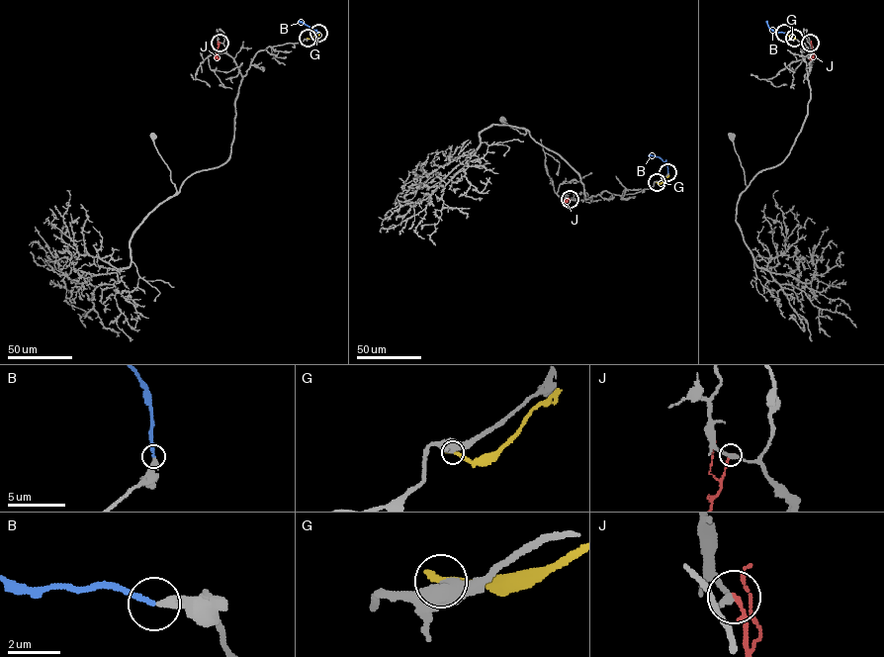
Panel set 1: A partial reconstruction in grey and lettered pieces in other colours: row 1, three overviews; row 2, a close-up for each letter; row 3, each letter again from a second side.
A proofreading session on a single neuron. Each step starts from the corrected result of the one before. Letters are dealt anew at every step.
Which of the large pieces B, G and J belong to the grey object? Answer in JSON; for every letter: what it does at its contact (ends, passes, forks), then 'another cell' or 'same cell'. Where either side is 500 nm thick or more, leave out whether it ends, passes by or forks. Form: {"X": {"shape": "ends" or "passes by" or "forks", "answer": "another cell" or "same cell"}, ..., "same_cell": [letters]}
{"B": {"shape": "ends", "answer": "same cell"}, "G": {"answer": "another cell"}, "J": {"shape": "ends", "answer": "another cell"}, "same_cell": ["B"]}

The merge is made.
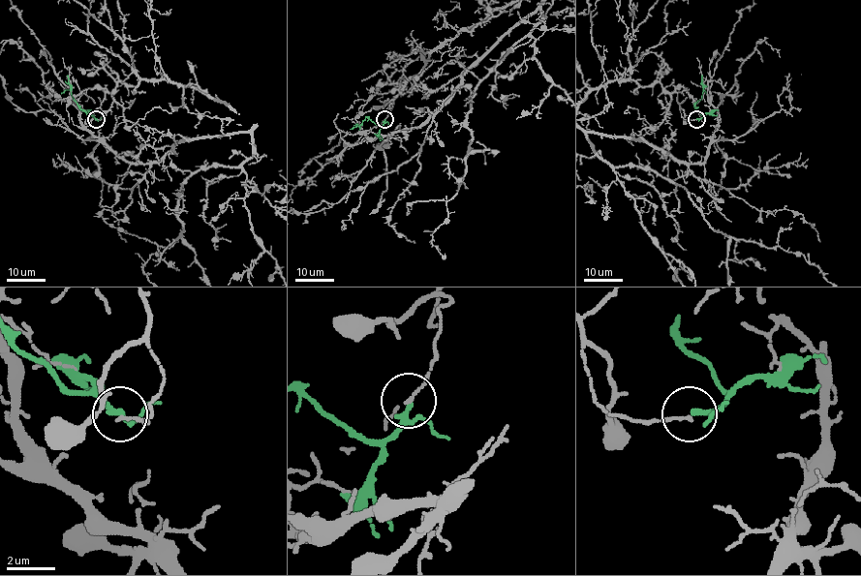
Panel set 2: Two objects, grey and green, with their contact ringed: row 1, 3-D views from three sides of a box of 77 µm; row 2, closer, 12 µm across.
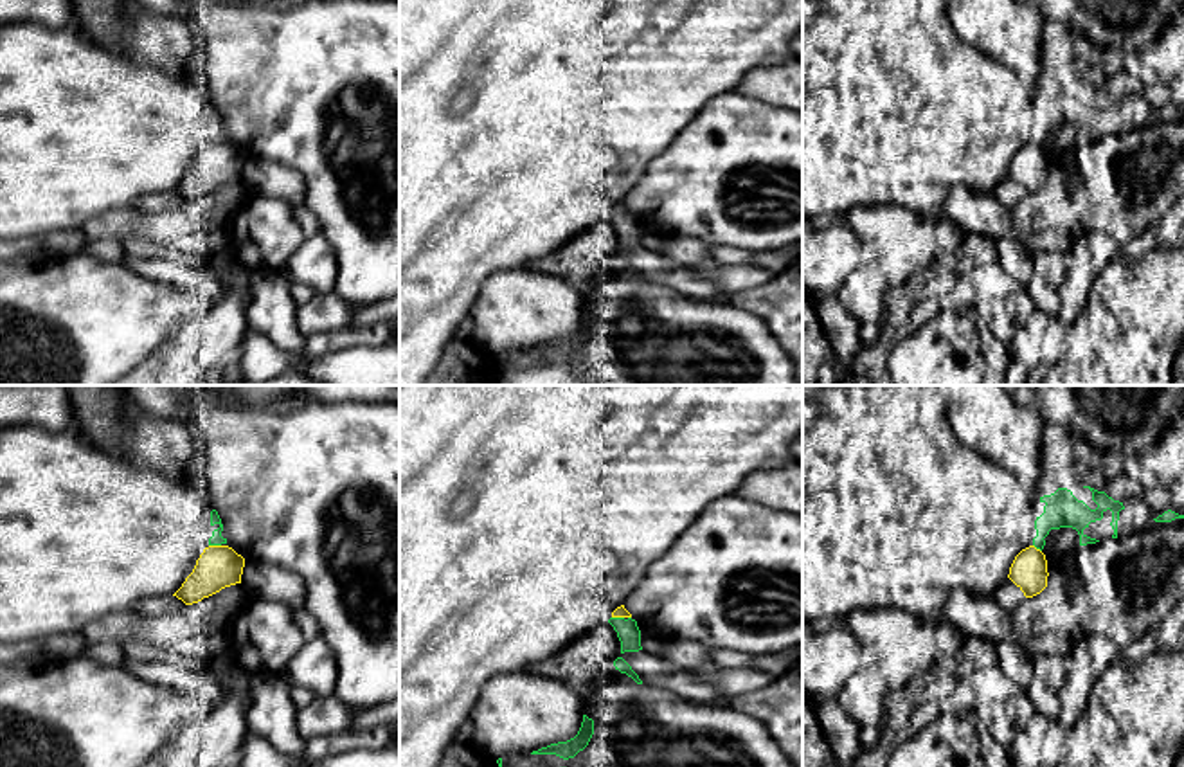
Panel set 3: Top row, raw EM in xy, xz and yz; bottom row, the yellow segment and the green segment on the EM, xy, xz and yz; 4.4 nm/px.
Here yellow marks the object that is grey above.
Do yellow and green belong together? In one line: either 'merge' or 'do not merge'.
do not merge

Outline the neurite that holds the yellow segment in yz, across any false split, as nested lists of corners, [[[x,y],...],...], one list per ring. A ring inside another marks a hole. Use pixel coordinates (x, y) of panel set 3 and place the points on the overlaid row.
[[[1035,546],[1022,549],[1015,556],[1008,574],[1026,598],[1040,594],[1047,587],[1047,576],[1045,555]]]

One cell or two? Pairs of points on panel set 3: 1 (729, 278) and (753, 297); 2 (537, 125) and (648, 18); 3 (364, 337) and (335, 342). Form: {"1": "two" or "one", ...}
{"1": "two", "2": "one", "3": "one"}

